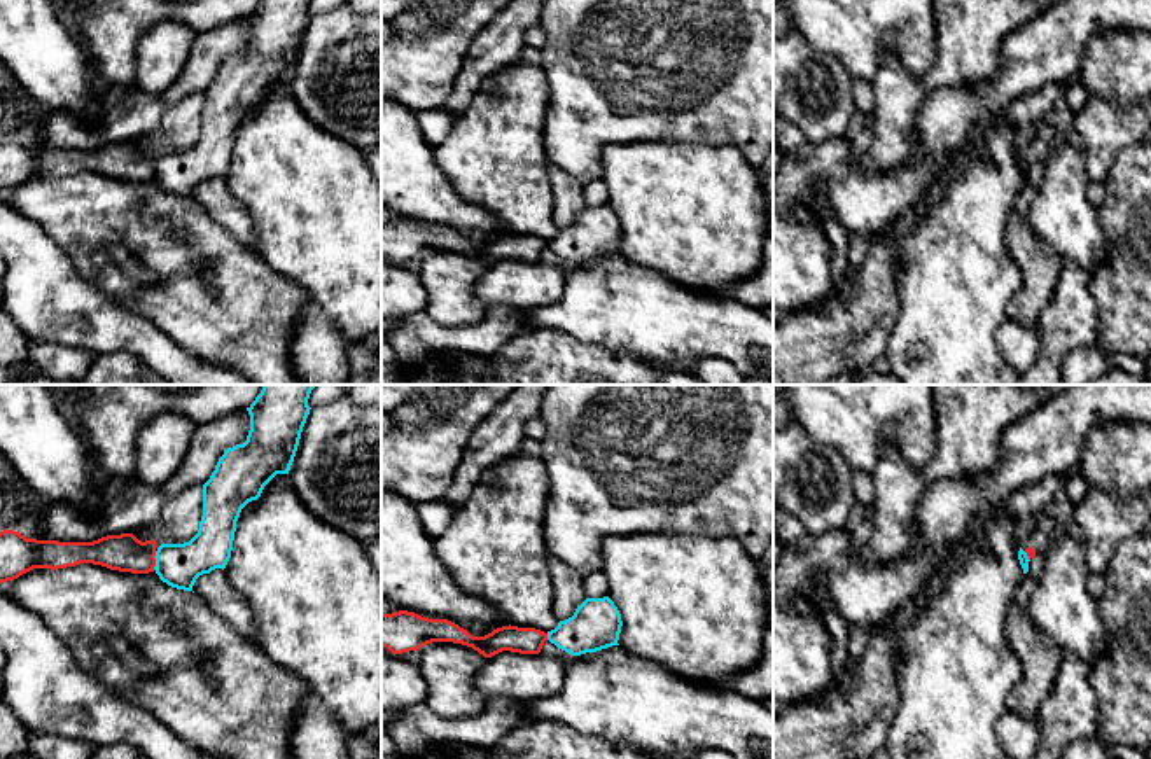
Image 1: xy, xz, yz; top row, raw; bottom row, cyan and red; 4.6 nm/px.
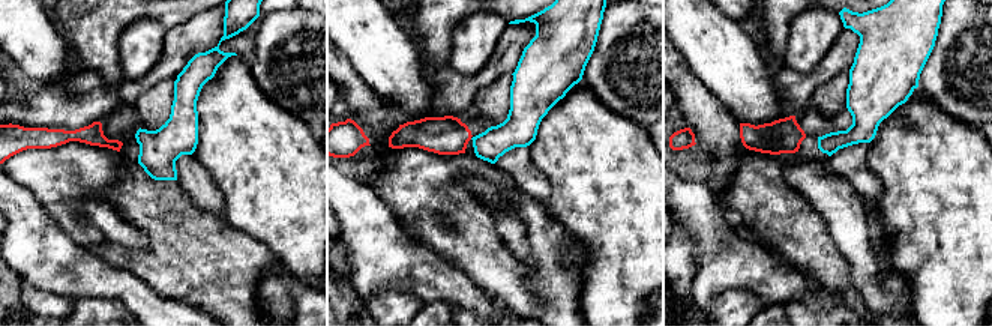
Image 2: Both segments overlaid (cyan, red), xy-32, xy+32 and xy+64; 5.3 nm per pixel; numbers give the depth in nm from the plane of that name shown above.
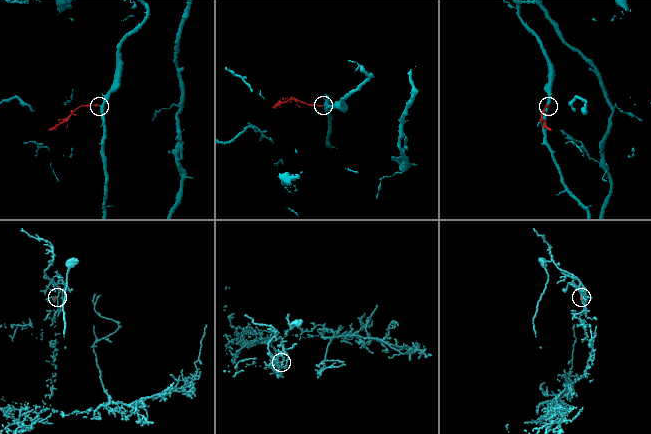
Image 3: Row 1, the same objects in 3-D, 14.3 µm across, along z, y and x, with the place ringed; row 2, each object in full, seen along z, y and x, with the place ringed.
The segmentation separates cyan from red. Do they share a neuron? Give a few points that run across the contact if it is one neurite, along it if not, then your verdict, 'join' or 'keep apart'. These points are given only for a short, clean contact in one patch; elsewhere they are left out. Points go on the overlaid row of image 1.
line xy (156, 551), (153, 569); keep apart

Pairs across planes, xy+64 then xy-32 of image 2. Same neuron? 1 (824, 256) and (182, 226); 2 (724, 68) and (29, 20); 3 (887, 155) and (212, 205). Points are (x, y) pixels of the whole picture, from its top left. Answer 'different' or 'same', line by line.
1: same
2: same
3: different

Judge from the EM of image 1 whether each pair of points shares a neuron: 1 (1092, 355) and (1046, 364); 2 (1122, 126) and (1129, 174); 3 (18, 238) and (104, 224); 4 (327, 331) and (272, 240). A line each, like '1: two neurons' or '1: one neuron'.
1: two neurons
2: two neurons
3: two neurons
4: one neuron

